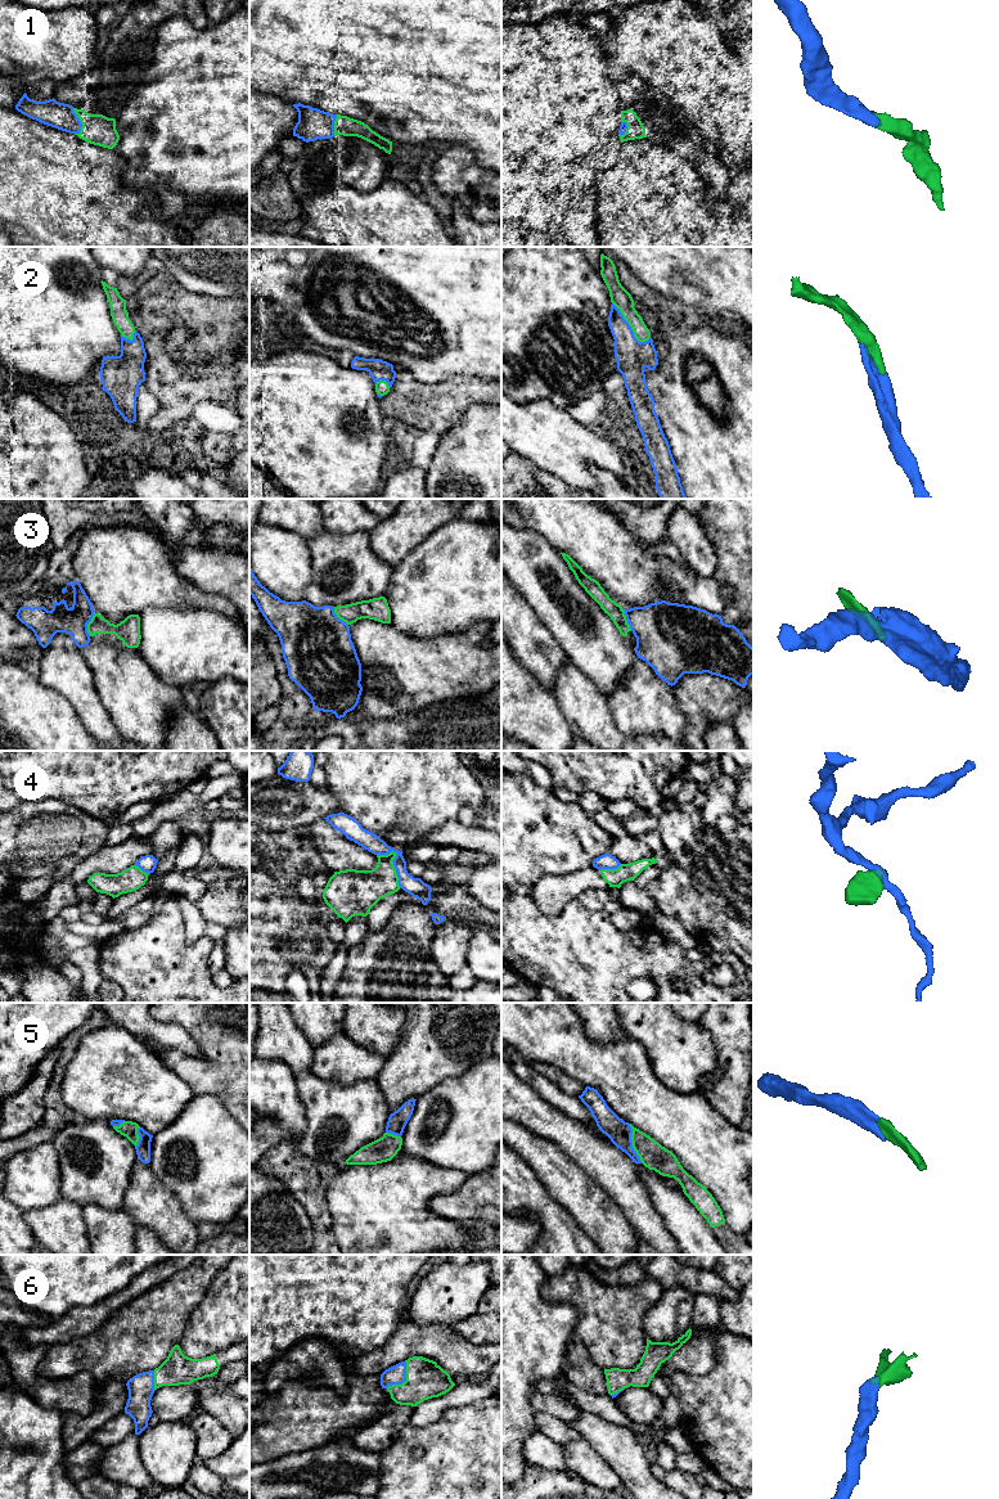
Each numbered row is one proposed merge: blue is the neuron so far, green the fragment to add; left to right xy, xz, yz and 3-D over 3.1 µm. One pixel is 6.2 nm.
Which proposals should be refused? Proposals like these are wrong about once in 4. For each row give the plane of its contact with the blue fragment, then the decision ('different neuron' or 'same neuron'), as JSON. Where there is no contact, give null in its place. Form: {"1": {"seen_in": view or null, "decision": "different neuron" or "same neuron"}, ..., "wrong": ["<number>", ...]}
{"1": {"seen_in": "xy", "decision": "same neuron"}, "2": {"seen_in": "yz", "decision": "same neuron"}, "3": {"seen_in": "xy", "decision": "different neuron"}, "4": {"seen_in": "xz", "decision": "different neuron"}, "5": {"seen_in": "yz", "decision": "same neuron"}, "6": {"seen_in": "xz", "decision": "same neuron"}, "wrong": ["3", "4"]}

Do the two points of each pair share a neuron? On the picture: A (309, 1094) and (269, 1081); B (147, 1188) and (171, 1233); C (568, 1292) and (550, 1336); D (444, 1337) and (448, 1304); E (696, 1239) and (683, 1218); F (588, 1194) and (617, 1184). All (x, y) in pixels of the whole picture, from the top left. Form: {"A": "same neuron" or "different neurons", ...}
{"A": "different neurons", "B": "same neuron", "C": "different neurons", "D": "different neurons", "E": "same neuron", "F": "different neurons"}

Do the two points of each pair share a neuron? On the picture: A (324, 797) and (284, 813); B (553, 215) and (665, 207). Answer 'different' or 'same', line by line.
A: same
B: different

